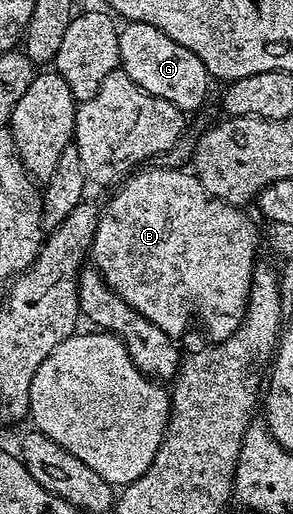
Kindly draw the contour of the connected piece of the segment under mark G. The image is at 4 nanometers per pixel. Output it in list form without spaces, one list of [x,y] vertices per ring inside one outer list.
[[[127,23],[120,30],[119,66],[141,89],[169,101],[184,113],[197,110],[207,99],[209,76],[201,57],[148,23]]]

